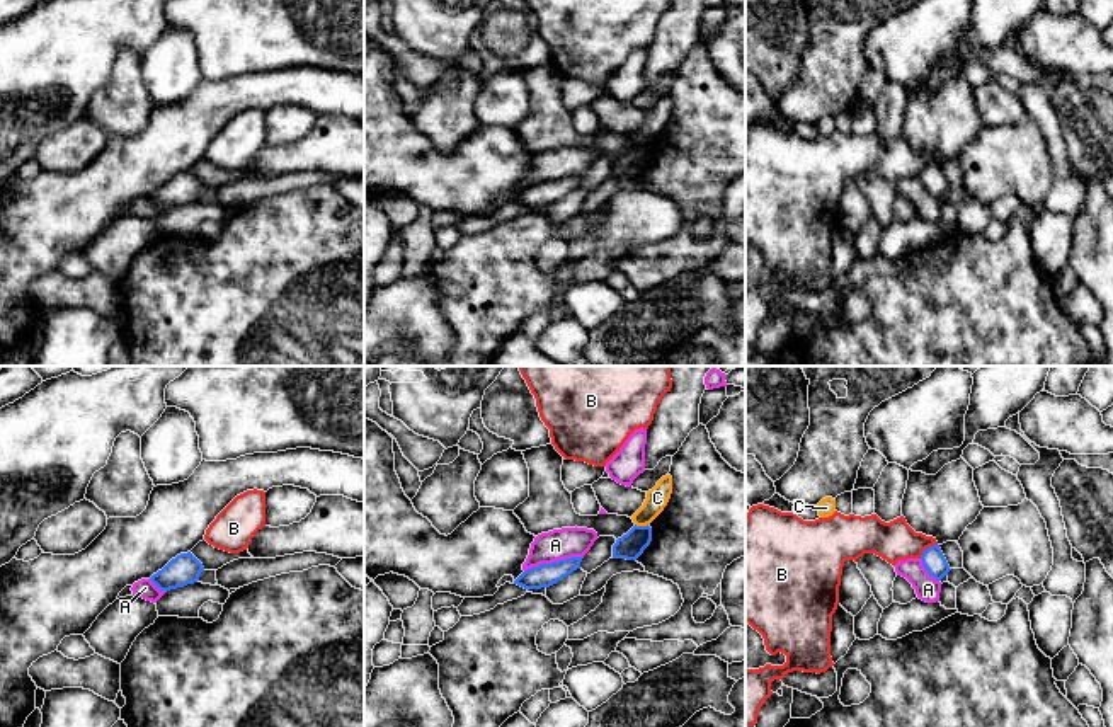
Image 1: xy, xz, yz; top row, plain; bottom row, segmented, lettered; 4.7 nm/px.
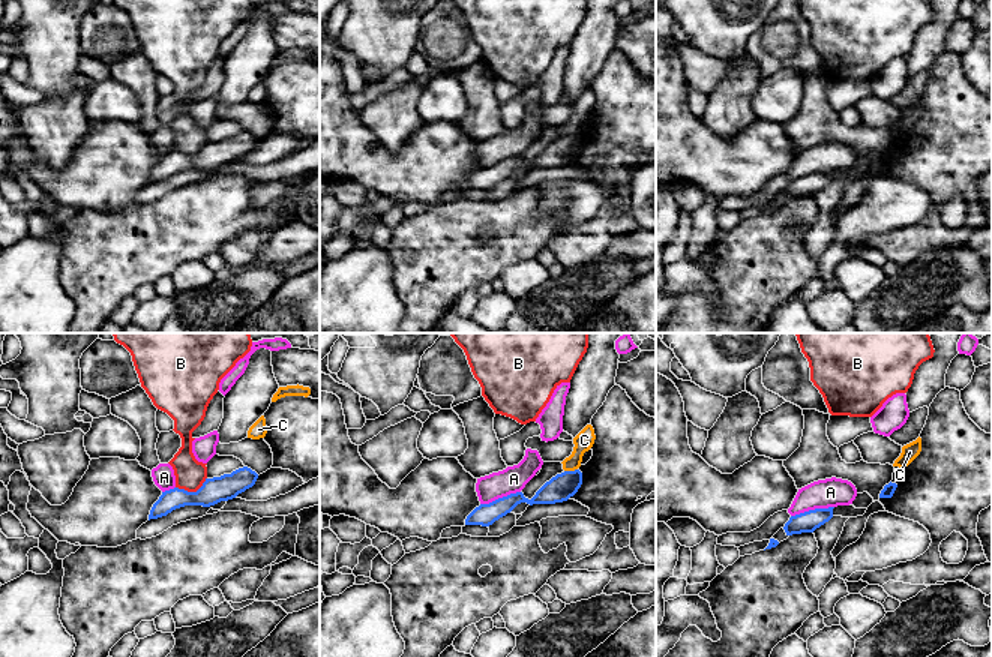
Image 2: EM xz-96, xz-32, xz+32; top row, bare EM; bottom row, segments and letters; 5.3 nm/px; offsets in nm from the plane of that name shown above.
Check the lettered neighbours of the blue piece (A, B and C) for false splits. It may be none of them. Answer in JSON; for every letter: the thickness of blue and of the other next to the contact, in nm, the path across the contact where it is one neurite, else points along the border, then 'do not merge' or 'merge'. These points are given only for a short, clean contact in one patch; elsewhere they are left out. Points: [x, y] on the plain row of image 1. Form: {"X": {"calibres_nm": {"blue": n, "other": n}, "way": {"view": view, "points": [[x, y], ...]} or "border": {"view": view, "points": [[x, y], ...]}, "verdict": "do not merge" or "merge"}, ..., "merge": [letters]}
{"A": {"calibres_nm": {"blue": 110, "other": 150}, "border": {"view": "xz", "points": [[582, 174], [542, 181], [525, 189]]}, "verdict": "do not merge"}, "B": {"calibres_nm": {"blue": 110, "other": 190}, "border": {"view": "yz", "points": [[936, 162], [930, 164], [919, 176]]}, "verdict": "do not merge"}, "C": {"calibres_nm": {"blue": 120, "other": 100}, "border": {"view": "xz", "points": [[635, 142], [647, 143]]}, "verdict": "do not merge"}, "merge": []}

